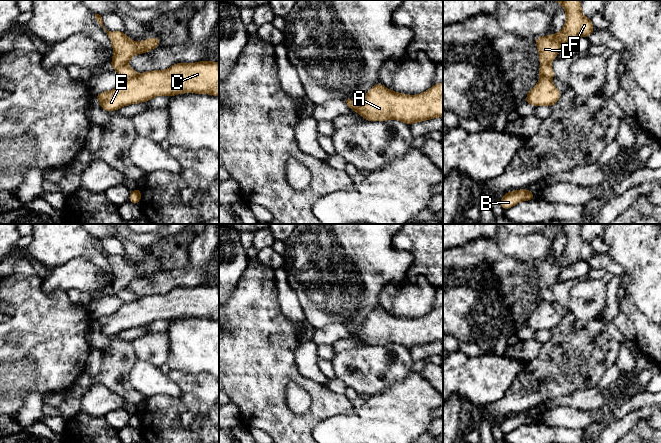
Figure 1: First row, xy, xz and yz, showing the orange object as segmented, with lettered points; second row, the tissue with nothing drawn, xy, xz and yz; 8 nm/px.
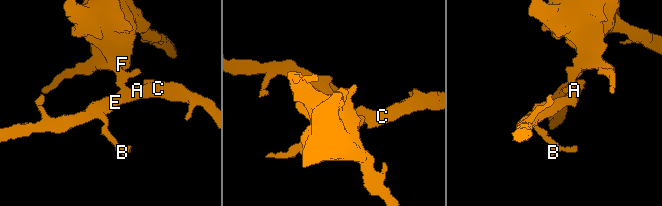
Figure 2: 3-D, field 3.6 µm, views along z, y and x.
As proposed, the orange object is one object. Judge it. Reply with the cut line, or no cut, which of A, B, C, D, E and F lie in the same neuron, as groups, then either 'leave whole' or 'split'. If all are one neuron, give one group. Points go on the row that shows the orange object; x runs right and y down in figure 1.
xy (136, 74), (123, 78) | A B C E / D F | split

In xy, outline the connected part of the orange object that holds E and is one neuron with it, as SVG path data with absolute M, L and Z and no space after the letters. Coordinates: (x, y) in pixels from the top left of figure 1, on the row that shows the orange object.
M176 63L167 70L147 71L123 81L113 90L94 95L108 112L164 95L182 93L219 96L219 63Z

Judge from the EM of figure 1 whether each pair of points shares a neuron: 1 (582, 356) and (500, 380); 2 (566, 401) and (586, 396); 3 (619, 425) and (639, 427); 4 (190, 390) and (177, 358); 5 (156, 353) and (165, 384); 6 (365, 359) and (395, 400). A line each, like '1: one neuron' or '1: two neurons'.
1: two neurons
2: one neuron
3: two neurons
4: two neurons
5: two neurons
6: two neurons

